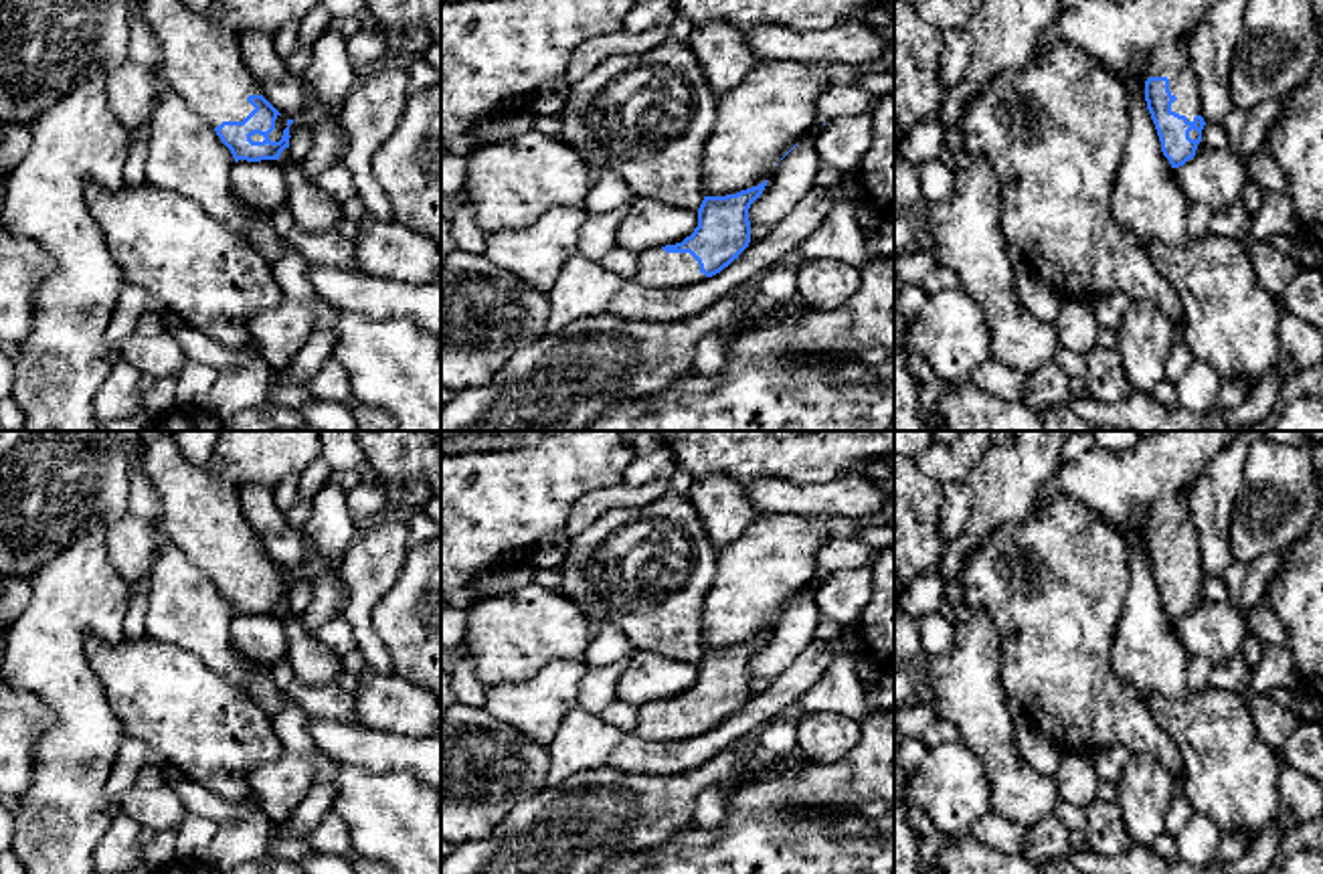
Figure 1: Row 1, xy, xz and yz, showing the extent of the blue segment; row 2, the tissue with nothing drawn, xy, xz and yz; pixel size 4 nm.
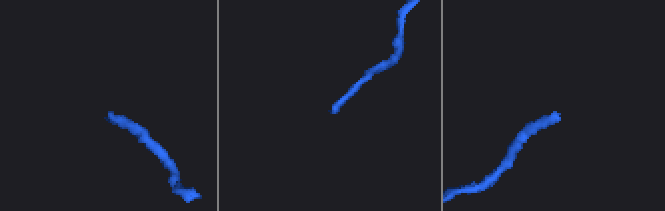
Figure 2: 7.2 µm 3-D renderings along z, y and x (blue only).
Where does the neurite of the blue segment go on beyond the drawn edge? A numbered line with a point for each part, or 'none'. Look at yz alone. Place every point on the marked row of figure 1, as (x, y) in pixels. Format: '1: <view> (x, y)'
1: yz (1125, 37)

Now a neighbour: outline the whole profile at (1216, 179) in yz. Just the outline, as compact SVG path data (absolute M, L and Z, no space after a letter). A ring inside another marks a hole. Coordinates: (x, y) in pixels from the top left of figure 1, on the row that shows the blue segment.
M1226 148L1196 154L1175 168L1175 180L1189 202L1218 210L1240 202L1250 174L1238 152Z

